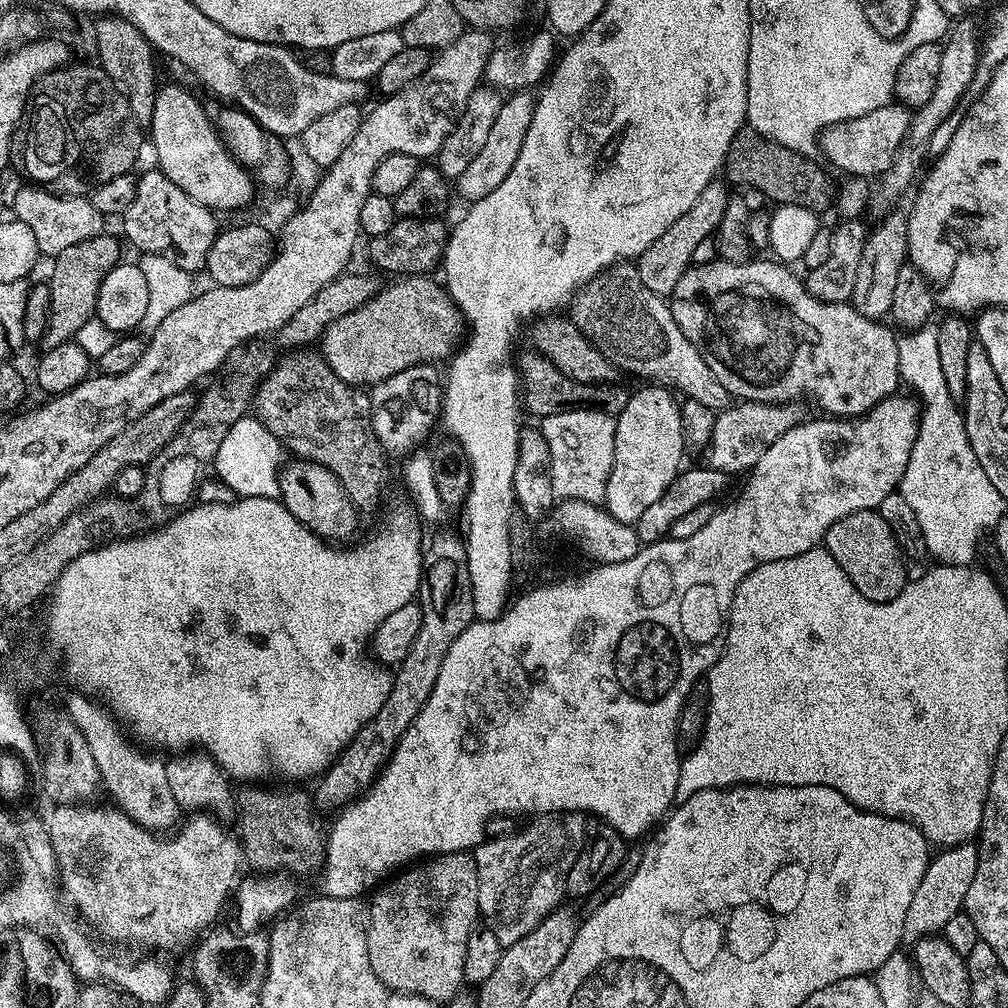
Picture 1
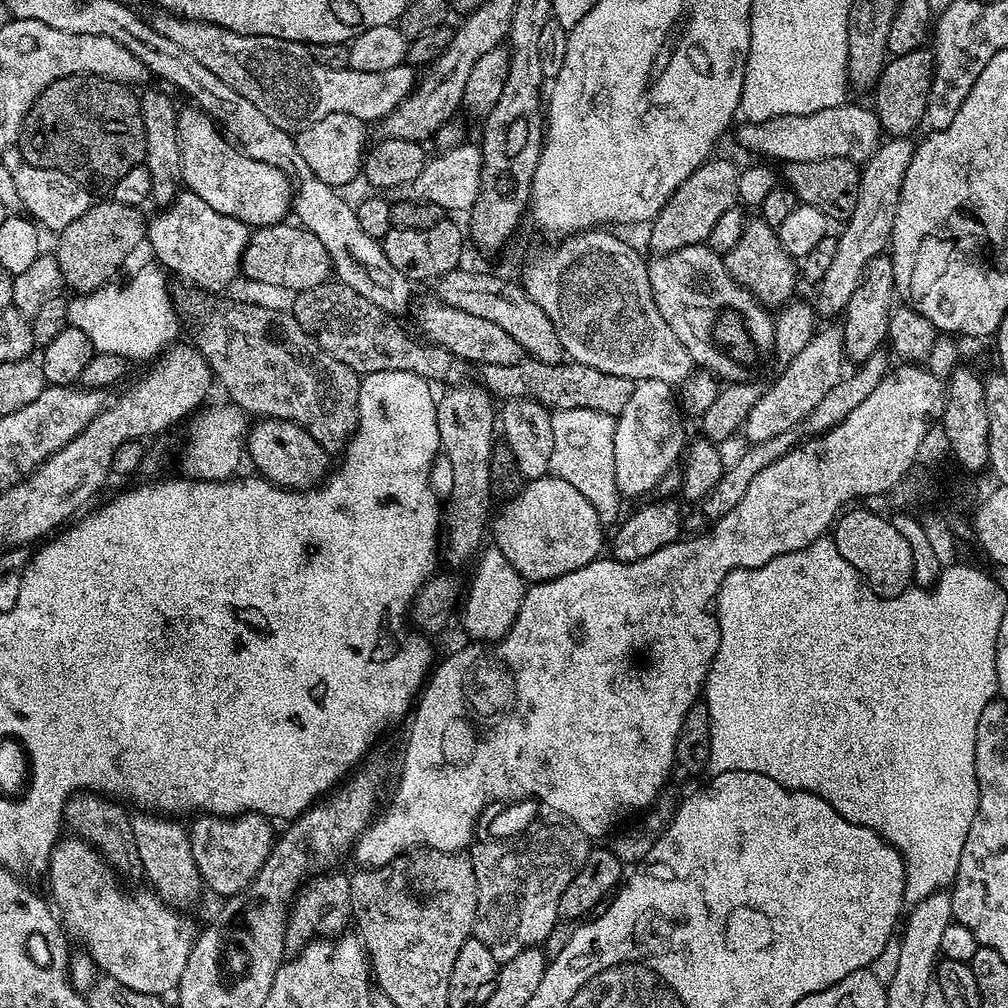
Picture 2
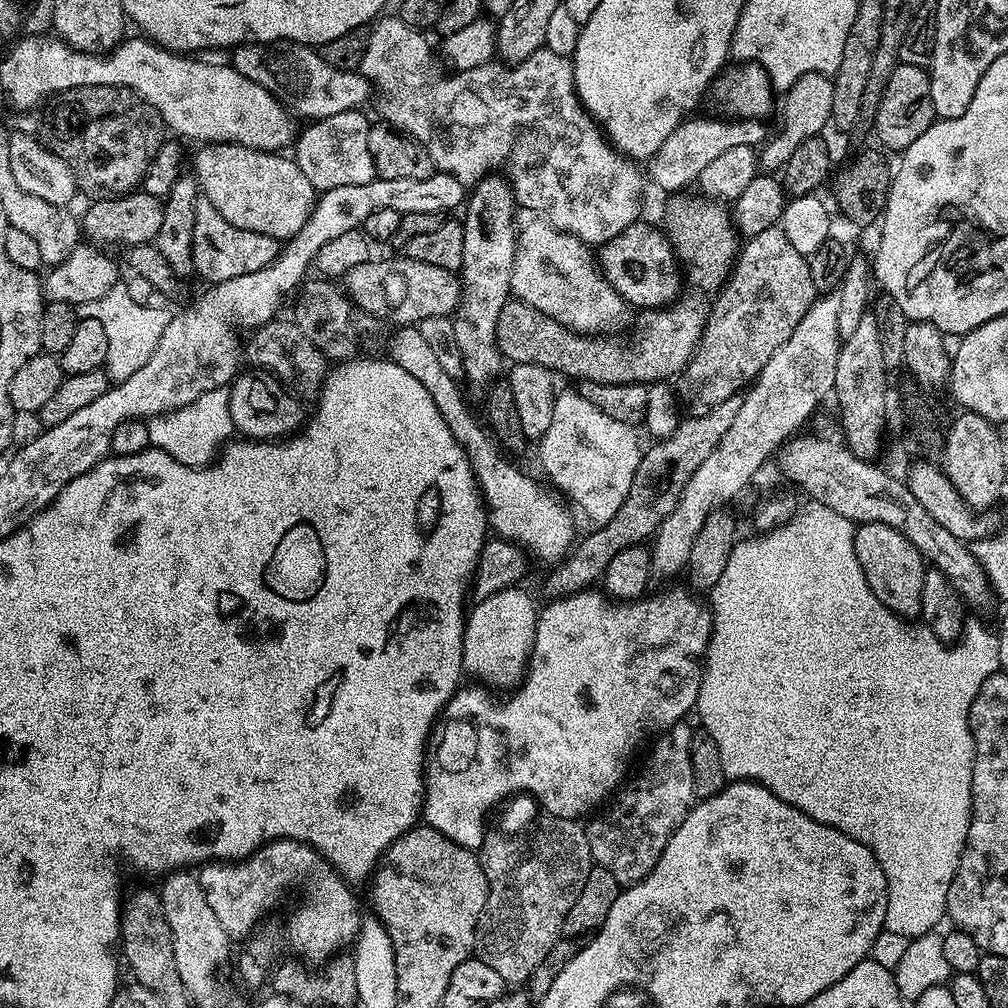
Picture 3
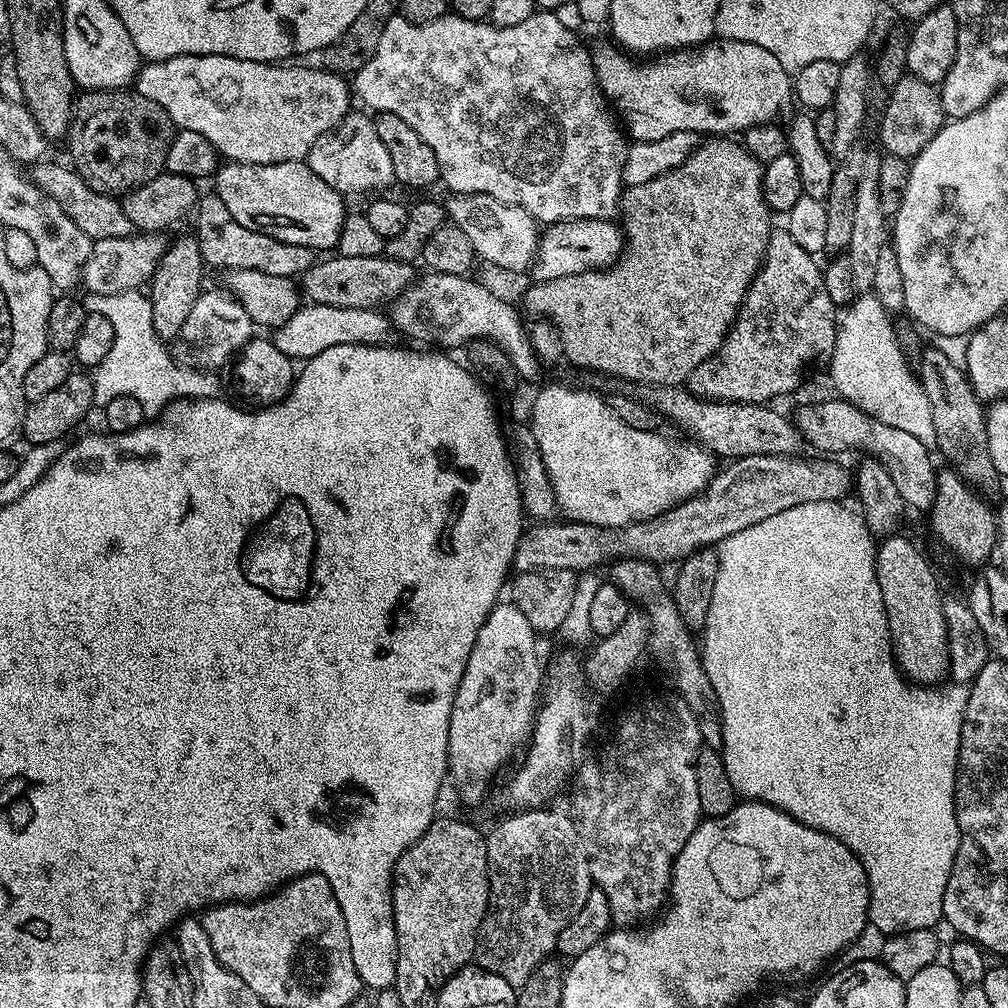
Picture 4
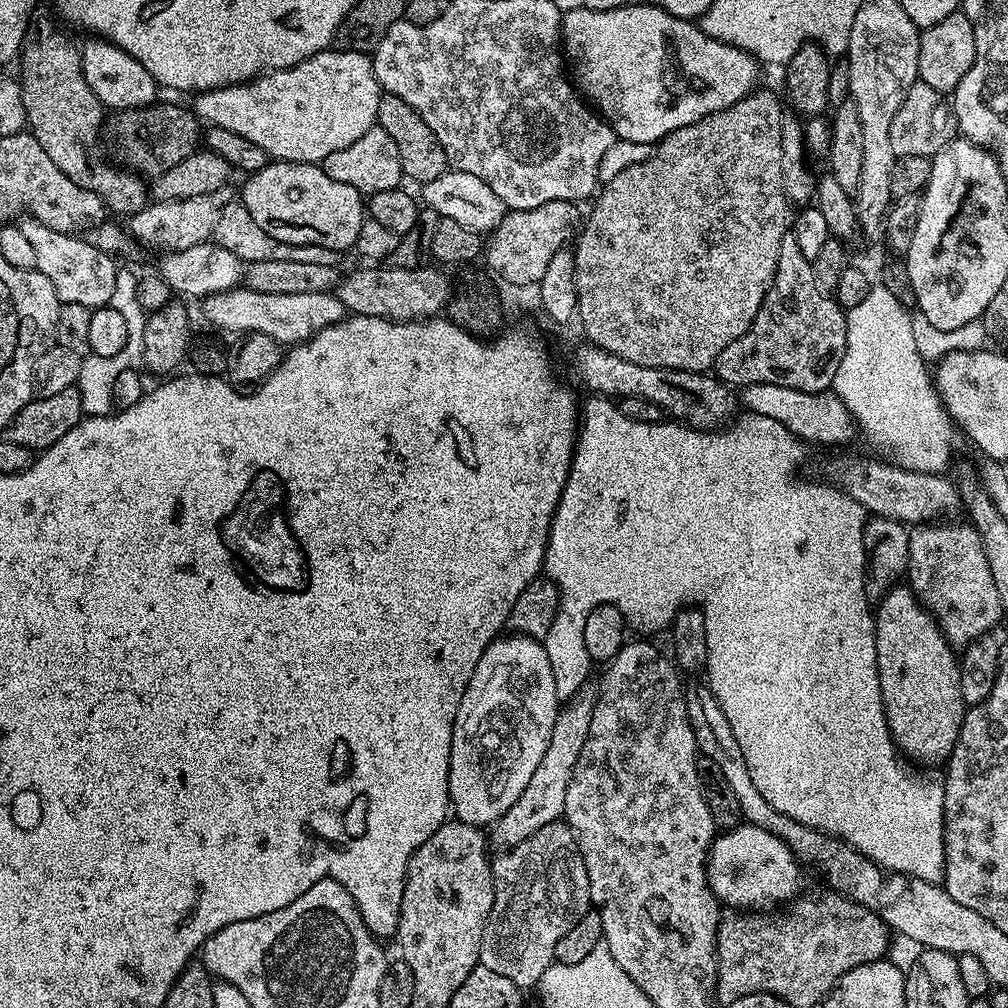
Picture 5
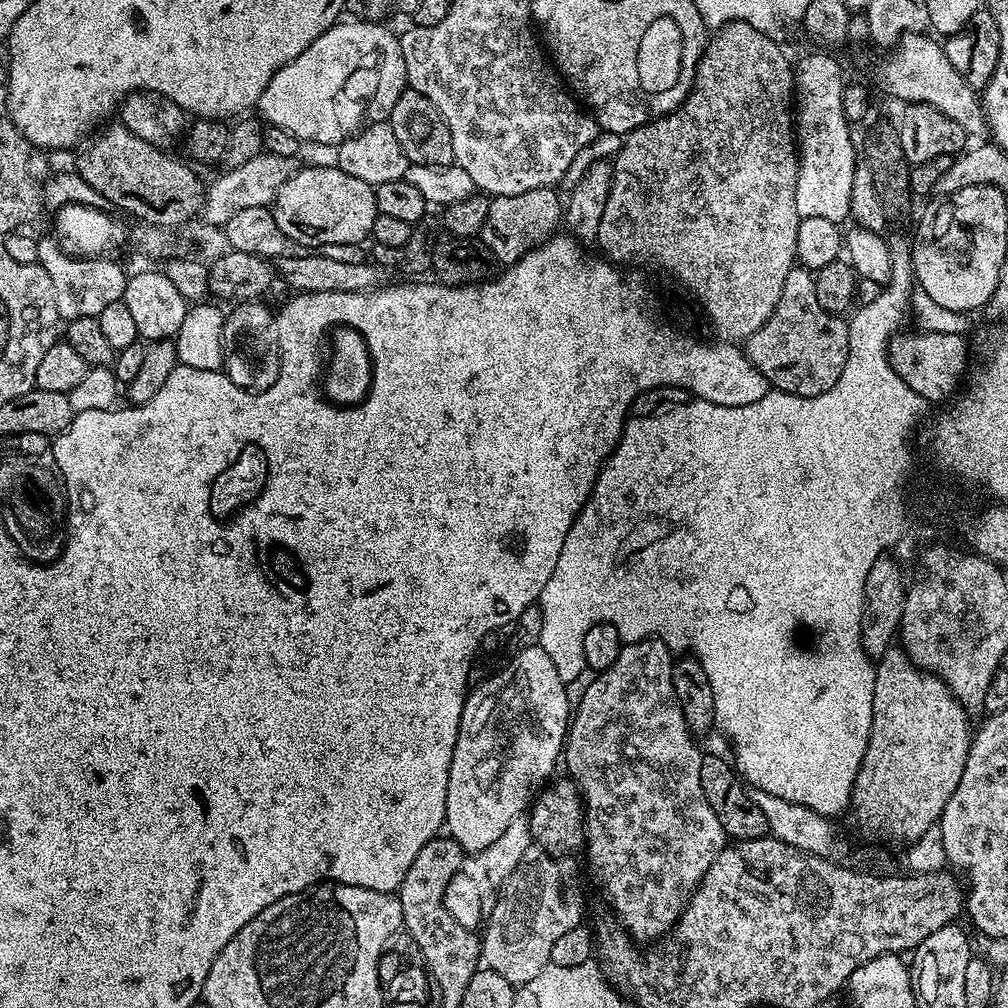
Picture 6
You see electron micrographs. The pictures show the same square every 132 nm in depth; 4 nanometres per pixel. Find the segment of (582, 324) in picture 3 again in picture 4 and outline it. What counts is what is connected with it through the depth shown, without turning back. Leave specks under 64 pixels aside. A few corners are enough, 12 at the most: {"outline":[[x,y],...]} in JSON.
{"outline":[[452,194],[446,216],[477,257],[527,273],[541,229],[486,194]]}

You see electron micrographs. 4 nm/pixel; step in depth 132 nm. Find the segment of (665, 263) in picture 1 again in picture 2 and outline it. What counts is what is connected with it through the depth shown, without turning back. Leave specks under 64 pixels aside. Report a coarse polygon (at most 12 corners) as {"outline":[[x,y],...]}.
{"outline":[[709,158],[650,221],[653,253],[703,244],[741,169]]}

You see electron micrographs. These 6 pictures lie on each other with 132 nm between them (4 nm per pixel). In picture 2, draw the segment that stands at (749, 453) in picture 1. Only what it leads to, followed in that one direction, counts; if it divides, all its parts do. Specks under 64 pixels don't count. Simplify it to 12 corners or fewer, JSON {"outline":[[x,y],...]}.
{"outline":[[821,327],[764,389],[748,444],[788,436],[845,379],[844,329]]}

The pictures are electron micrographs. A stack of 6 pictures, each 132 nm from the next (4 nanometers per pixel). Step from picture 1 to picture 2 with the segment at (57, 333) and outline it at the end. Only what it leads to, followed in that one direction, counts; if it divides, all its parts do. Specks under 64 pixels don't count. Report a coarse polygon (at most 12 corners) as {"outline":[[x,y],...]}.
{"outline":[[93,203],[59,229],[65,285],[93,292],[146,240],[146,216]]}

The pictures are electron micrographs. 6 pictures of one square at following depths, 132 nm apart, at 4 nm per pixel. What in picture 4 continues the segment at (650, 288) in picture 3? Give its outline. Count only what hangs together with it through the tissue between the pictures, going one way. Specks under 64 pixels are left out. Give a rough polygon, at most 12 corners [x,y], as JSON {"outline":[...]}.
{"outline":[[560,220],[541,231],[539,282],[610,268],[625,247],[612,220]]}

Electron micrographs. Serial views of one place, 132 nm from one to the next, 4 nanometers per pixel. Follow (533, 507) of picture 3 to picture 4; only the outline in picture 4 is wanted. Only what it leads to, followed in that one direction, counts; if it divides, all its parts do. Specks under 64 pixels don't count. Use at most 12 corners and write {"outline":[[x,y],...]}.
{"outline":[[305,303],[274,332],[306,362],[330,346],[393,343],[375,308]]}

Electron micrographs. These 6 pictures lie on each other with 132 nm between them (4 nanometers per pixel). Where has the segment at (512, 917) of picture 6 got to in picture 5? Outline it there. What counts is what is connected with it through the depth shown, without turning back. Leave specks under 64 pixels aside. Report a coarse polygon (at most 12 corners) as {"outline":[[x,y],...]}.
{"outline":[[567,823],[491,861],[479,967],[535,989],[592,908]]}

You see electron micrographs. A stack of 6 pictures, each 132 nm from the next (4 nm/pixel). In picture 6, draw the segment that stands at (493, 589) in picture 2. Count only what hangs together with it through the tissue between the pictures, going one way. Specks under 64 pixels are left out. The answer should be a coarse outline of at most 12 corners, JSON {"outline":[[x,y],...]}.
{"outline":[[517,652],[469,691],[444,823],[465,853],[561,759],[569,689]]}

